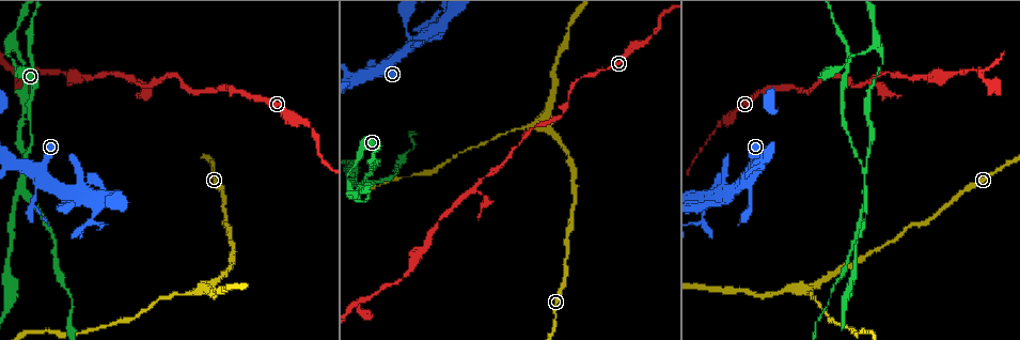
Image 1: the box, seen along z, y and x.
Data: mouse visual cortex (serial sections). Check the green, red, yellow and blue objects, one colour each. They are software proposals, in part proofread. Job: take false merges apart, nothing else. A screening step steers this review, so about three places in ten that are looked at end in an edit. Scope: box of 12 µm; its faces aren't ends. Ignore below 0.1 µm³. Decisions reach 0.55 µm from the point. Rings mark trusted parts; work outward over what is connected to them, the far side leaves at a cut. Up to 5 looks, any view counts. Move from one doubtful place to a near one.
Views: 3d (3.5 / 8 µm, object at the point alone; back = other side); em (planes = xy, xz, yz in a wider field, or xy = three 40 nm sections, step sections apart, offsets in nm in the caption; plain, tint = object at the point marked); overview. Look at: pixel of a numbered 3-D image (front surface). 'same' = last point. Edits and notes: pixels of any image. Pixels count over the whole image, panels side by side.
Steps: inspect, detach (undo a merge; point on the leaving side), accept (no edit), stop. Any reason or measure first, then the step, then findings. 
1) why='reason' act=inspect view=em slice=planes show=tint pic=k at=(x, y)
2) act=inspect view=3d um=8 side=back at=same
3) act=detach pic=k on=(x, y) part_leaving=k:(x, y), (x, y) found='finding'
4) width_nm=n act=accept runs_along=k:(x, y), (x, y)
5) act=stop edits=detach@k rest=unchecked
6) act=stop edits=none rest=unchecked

why='sharp bend' act=inspect view=3d um=3.5 pic=1 at=(435, 17)

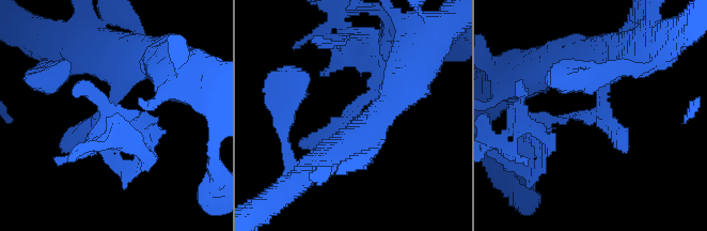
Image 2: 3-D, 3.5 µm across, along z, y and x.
why='shape alone is not enough' act=inspect view=em slice=planes show=tint pic=2 at=(352, 115)

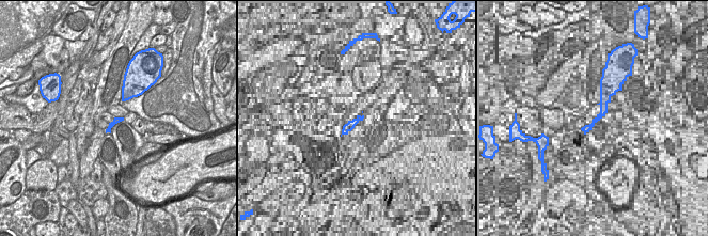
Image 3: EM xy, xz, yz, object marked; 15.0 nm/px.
act=detach pic=2 on=(375, 86) part_leaving=2:(351, 113), (375, 91), (375, 75), (364, 72) found='a second cell is stuck on'

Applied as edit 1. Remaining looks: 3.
why='redraw' act=inspect view=overview

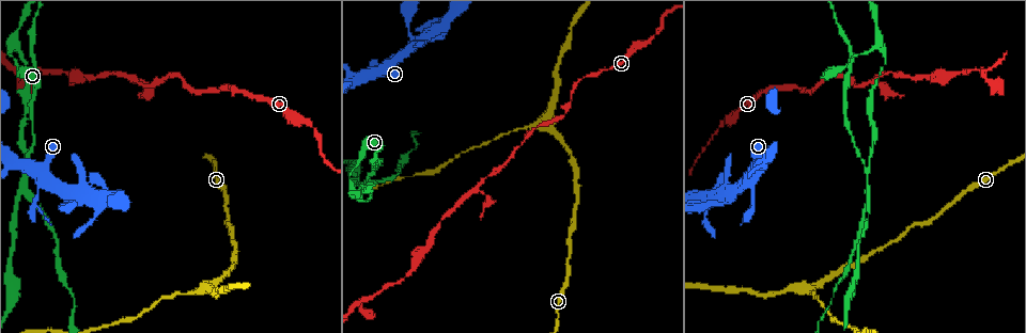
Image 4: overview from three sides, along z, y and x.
why='three arms meet' act=inspect view=3d um=3.5 pic=4 at=(881, 49)

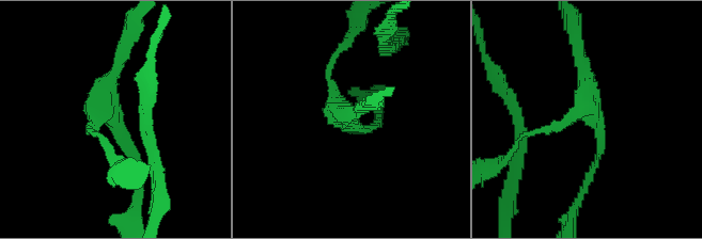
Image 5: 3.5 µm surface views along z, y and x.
arms=3 arm_widths_nm=150,150,200 why='shape alone is not enough' act=inspect view=em slice=xy step=2 show=tint pic=5 at=(111, 116)

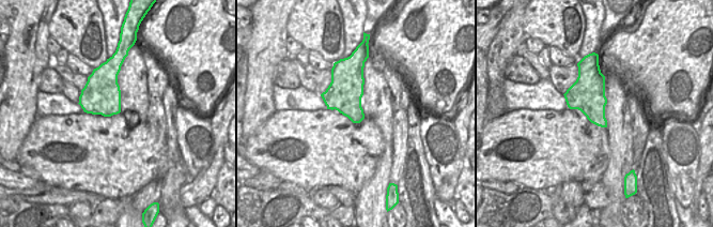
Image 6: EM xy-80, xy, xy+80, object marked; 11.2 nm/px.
width_nm=400 act=accept runs_along=5:(91, 132), (104, 110), (140, 175) found='continuous, no second cell'

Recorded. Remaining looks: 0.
act=stop edits=detach@2 rest=unchecked

